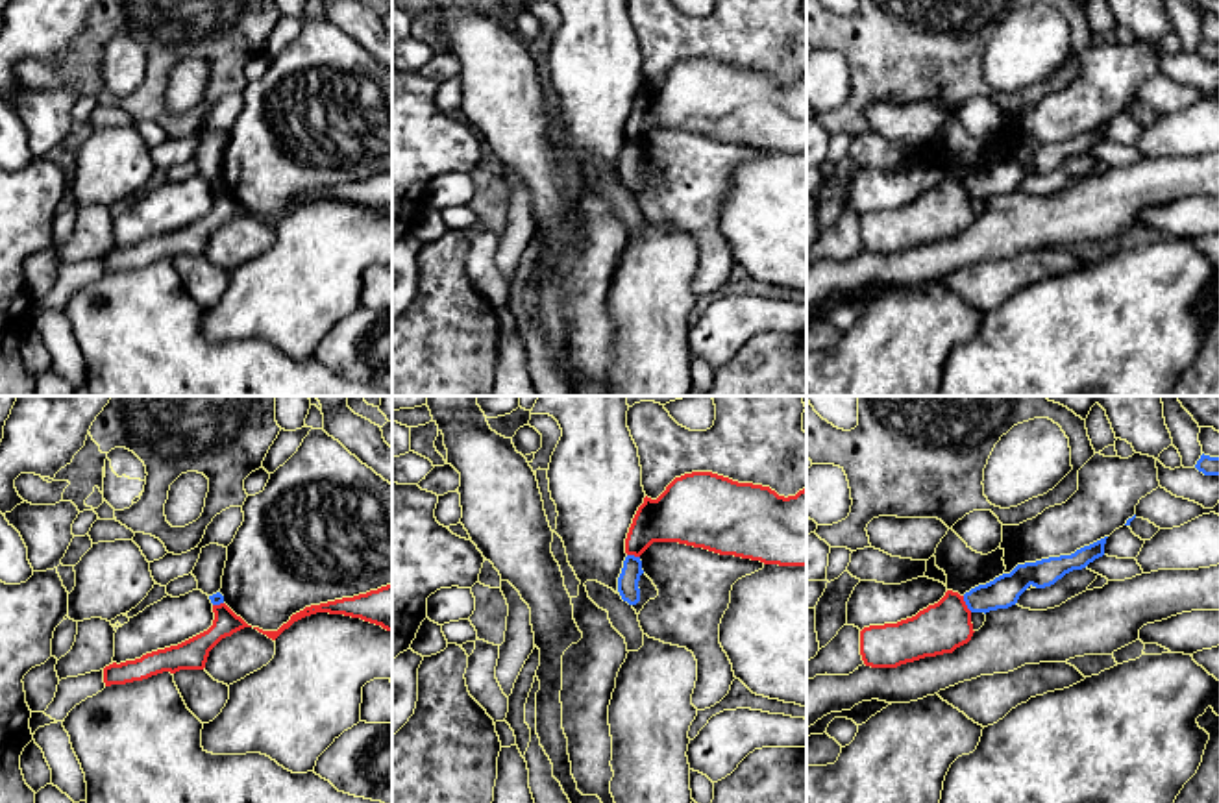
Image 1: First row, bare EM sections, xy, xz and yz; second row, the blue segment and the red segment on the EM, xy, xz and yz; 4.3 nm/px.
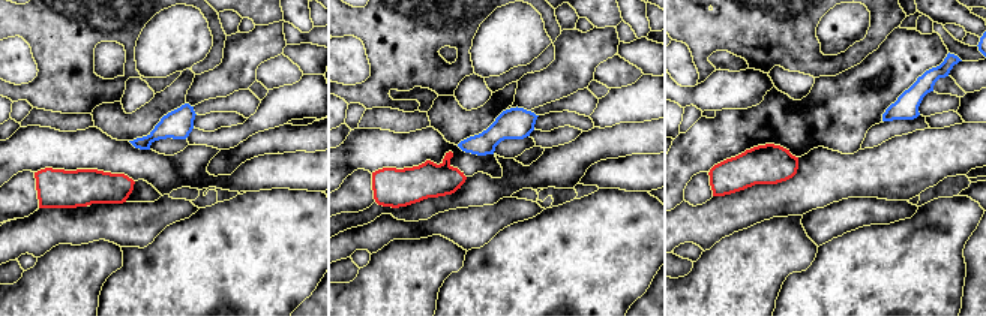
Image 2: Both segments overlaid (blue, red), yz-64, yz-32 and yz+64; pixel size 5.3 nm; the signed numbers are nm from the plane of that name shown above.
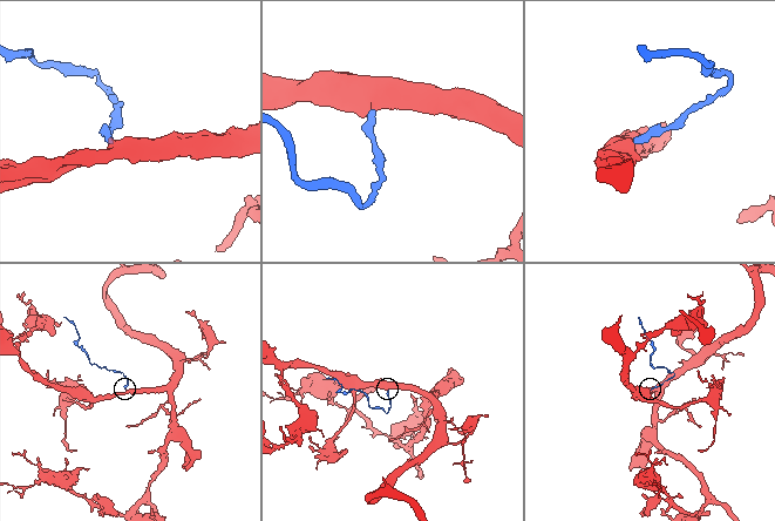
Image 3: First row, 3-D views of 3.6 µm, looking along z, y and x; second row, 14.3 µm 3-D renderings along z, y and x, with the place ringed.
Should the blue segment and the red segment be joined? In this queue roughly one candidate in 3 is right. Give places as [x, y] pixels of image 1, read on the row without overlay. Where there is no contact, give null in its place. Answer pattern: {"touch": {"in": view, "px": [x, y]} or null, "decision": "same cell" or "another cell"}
{"touch": {"in": "yz", "px": [966, 189]}, "decision": "another cell"}

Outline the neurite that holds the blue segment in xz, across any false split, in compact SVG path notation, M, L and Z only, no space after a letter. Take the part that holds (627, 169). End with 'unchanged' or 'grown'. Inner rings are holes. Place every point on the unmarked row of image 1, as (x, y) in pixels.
M627 141L623 146L622 159L618 163L618 178L622 185L629 191L636 191L640 187L638 167L642 159L644 155L640 142Z; unchanged

